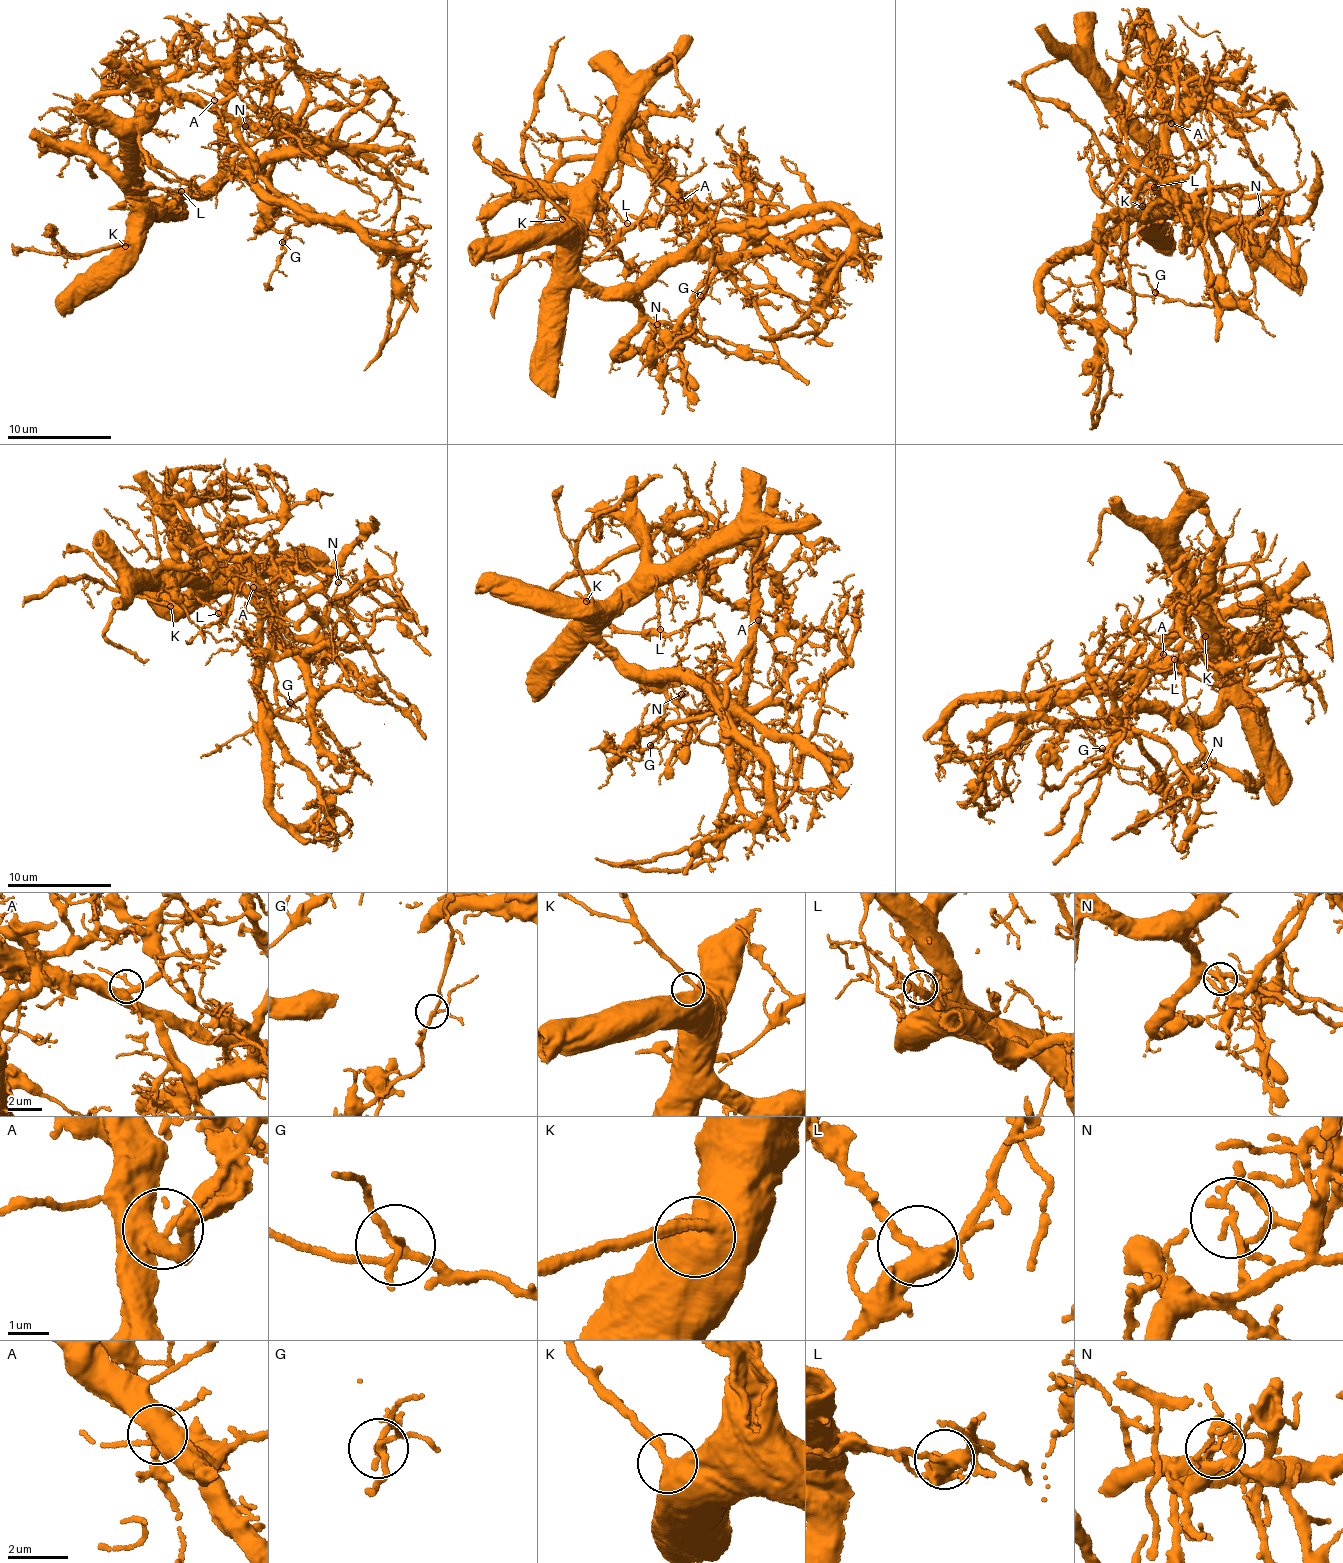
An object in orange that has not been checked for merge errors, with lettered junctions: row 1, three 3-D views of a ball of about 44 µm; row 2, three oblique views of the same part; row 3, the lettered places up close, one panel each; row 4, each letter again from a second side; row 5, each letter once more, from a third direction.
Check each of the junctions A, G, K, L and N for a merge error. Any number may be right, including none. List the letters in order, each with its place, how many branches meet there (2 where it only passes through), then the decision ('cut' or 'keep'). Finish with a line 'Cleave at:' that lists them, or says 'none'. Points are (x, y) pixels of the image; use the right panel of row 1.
A: (1171, 123) | 3 | keep
G: (1155, 292) | 4 | keep
K: (1142, 206) | 2 | keep
L: (1154, 187) | 4 | keep
N: (1260, 212) | 2 | cut
Cleave at: N

